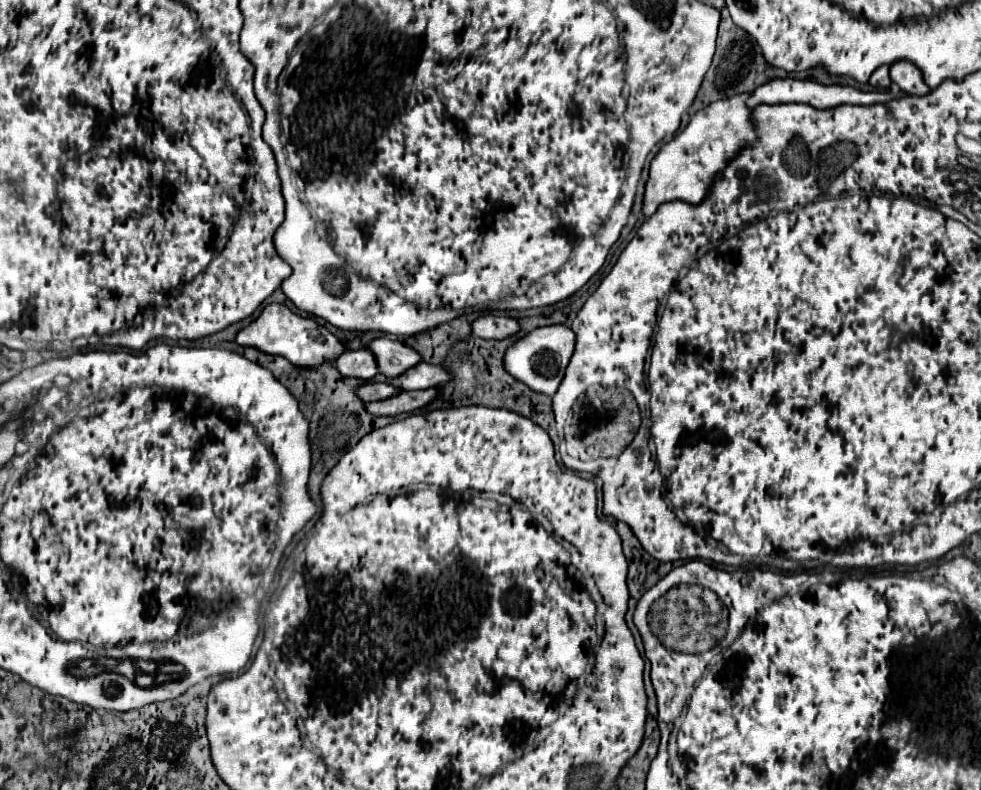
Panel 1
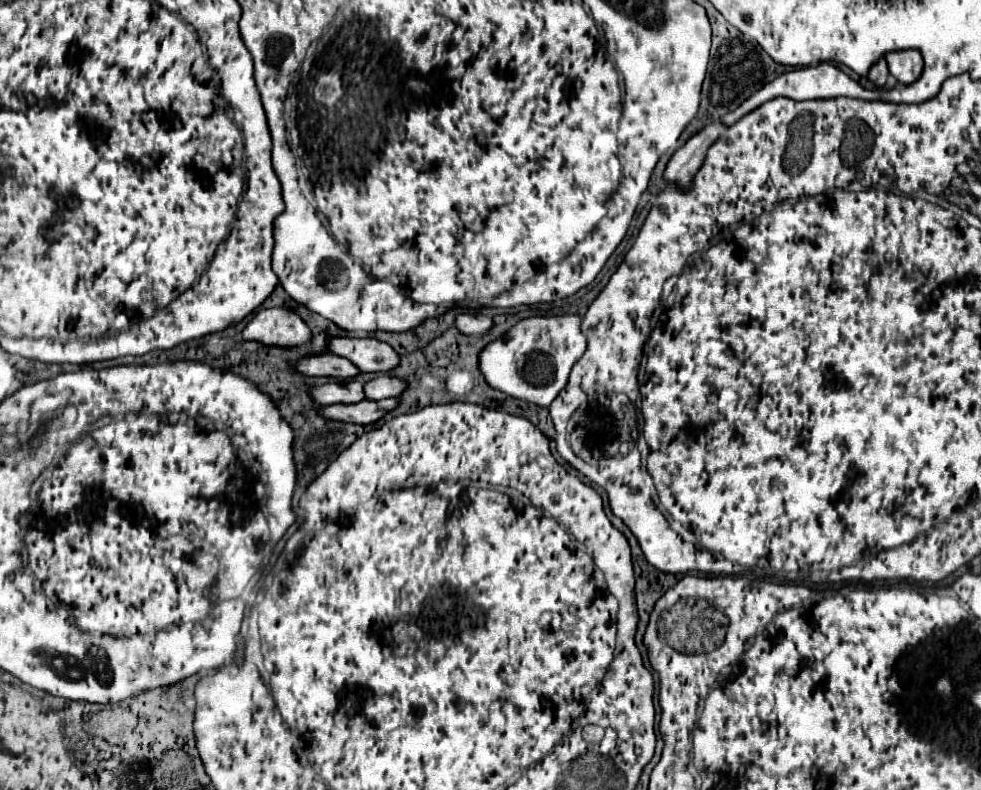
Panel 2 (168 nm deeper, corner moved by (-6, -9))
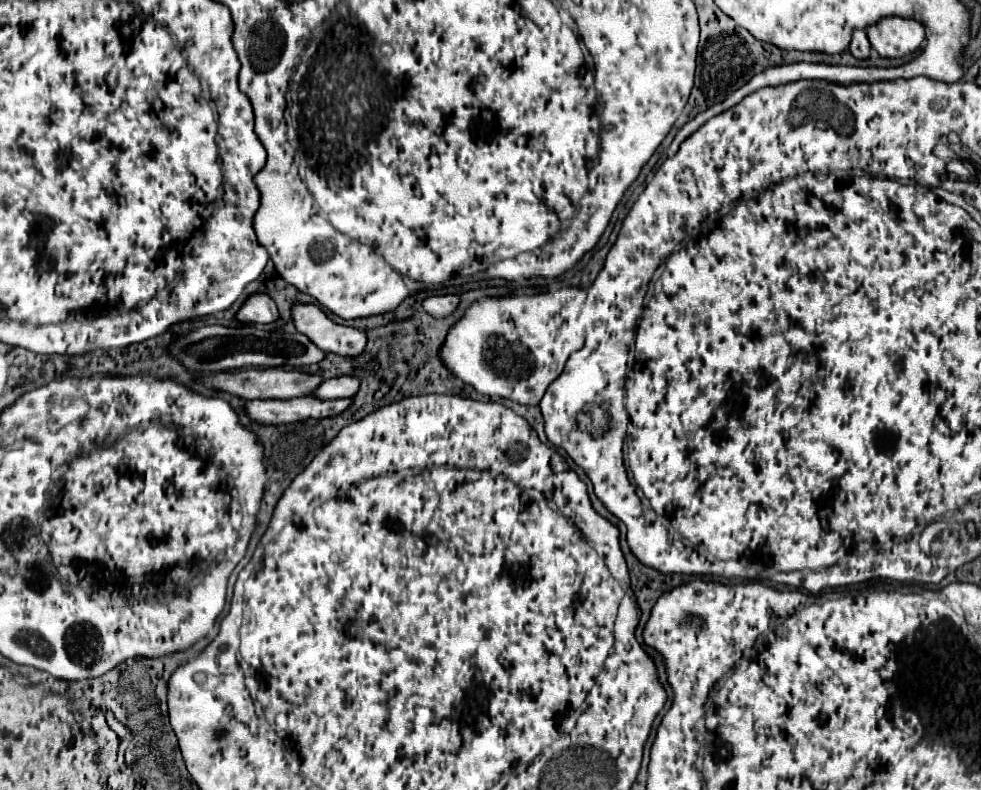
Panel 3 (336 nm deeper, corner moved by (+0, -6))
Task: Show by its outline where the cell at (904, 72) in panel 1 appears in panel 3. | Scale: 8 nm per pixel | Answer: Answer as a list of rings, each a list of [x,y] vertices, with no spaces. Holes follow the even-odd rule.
[[[884,17],[866,29],[870,45],[880,57],[904,57],[914,53],[926,37],[926,29],[916,19]]]

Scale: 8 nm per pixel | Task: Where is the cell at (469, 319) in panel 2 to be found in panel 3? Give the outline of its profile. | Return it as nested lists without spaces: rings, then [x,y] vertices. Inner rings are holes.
[[[434,295],[434,297],[426,297],[422,301],[422,307],[426,313],[430,313],[432,317],[446,317],[450,315],[458,305],[458,295]]]

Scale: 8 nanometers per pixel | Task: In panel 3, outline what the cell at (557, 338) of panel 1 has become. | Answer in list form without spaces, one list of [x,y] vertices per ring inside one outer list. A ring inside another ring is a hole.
[[[584,287],[550,289],[538,295],[510,293],[504,297],[476,299],[466,307],[466,313],[448,329],[444,347],[440,347],[440,361],[460,381],[472,385],[482,395],[512,399],[522,405],[538,405],[548,385],[562,373],[570,353],[582,349],[584,345],[584,327],[578,321],[584,299]]]

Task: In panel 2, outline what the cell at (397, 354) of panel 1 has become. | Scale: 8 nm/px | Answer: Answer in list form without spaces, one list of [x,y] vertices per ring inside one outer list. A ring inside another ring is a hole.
[[[332,338],[330,352],[348,358],[362,372],[390,372],[398,366],[398,354],[376,338]]]

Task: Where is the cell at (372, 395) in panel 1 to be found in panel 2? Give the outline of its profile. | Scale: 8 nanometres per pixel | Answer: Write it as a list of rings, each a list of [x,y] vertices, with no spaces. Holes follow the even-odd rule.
[[[342,380],[334,384],[322,384],[312,388],[312,398],[322,406],[328,404],[358,404],[362,402],[364,390],[358,380]]]

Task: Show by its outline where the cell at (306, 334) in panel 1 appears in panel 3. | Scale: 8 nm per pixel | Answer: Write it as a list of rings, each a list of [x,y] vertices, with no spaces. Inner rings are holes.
[[[254,293],[242,303],[242,307],[236,313],[236,319],[240,323],[248,323],[248,321],[272,323],[274,319],[278,319],[278,309],[276,303],[266,293]]]

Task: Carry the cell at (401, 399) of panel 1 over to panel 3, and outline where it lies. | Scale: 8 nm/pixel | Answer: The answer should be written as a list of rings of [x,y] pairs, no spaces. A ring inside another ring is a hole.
[[[294,397],[294,399],[252,399],[244,401],[244,411],[250,419],[262,425],[294,423],[304,419],[324,419],[342,413],[350,407],[350,399],[322,401],[314,397]]]

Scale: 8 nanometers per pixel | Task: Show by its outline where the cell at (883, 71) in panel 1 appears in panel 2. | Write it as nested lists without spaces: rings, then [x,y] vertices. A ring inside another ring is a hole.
[[[880,60],[878,64],[874,64],[872,66],[872,70],[870,70],[870,74],[868,74],[868,80],[876,86],[876,88],[882,88],[884,84],[886,84],[886,80],[888,80],[888,64],[886,64],[886,60]]]

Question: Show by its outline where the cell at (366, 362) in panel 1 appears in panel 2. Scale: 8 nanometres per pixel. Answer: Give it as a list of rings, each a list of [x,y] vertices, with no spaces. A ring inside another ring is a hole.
[[[322,354],[304,358],[298,362],[298,372],[308,376],[334,376],[334,378],[356,378],[360,370],[346,358],[334,354]]]

